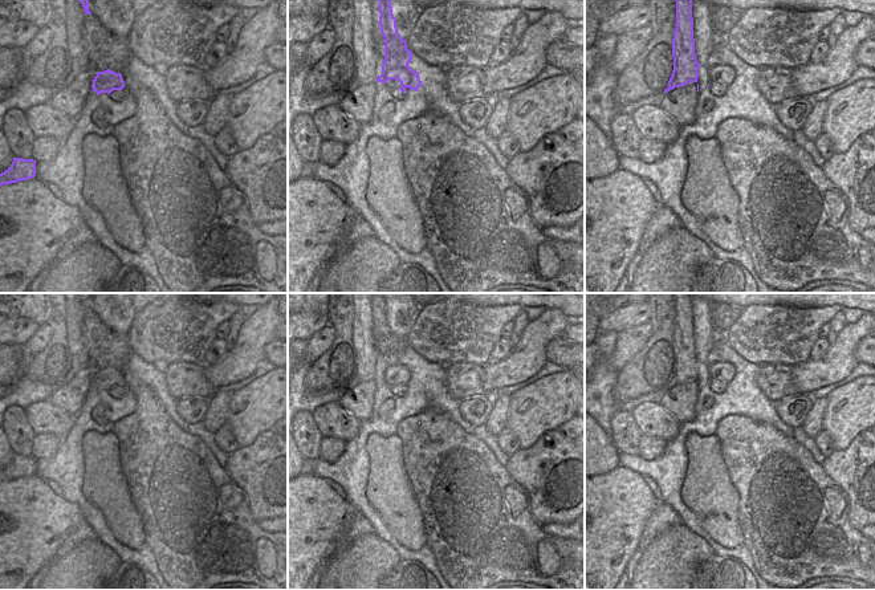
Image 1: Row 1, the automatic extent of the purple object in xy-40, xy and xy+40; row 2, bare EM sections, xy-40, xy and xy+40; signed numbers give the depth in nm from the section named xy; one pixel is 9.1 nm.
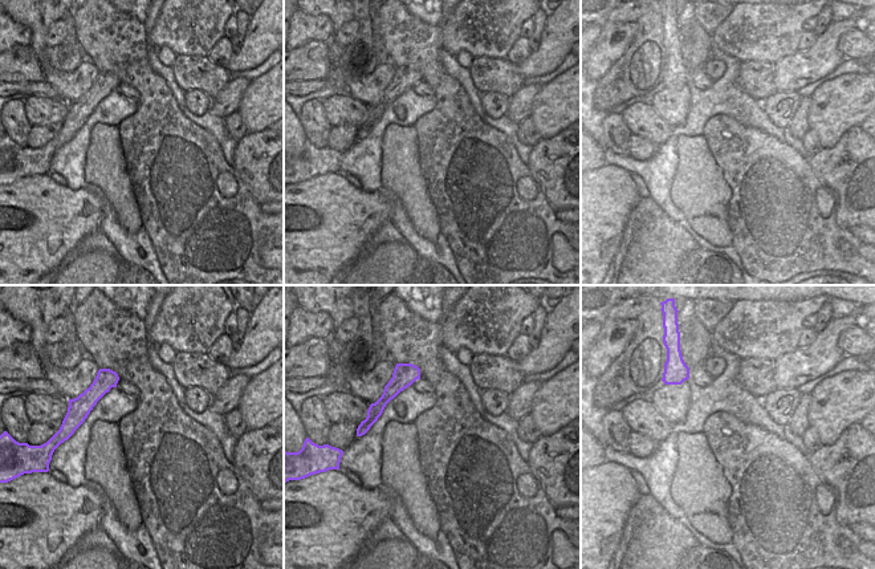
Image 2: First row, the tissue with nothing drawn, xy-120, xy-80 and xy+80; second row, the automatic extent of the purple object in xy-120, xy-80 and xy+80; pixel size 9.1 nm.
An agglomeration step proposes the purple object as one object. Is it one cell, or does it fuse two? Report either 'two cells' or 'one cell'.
two cells

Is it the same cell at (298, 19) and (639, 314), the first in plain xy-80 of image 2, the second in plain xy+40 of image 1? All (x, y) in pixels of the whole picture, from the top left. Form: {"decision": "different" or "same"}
{"decision": "same"}

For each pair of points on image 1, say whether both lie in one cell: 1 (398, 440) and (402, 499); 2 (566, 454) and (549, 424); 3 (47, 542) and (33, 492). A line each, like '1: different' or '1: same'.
1: same
2: different
3: same

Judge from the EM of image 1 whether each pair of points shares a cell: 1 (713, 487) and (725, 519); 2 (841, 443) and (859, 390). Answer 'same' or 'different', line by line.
1: same
2: same

